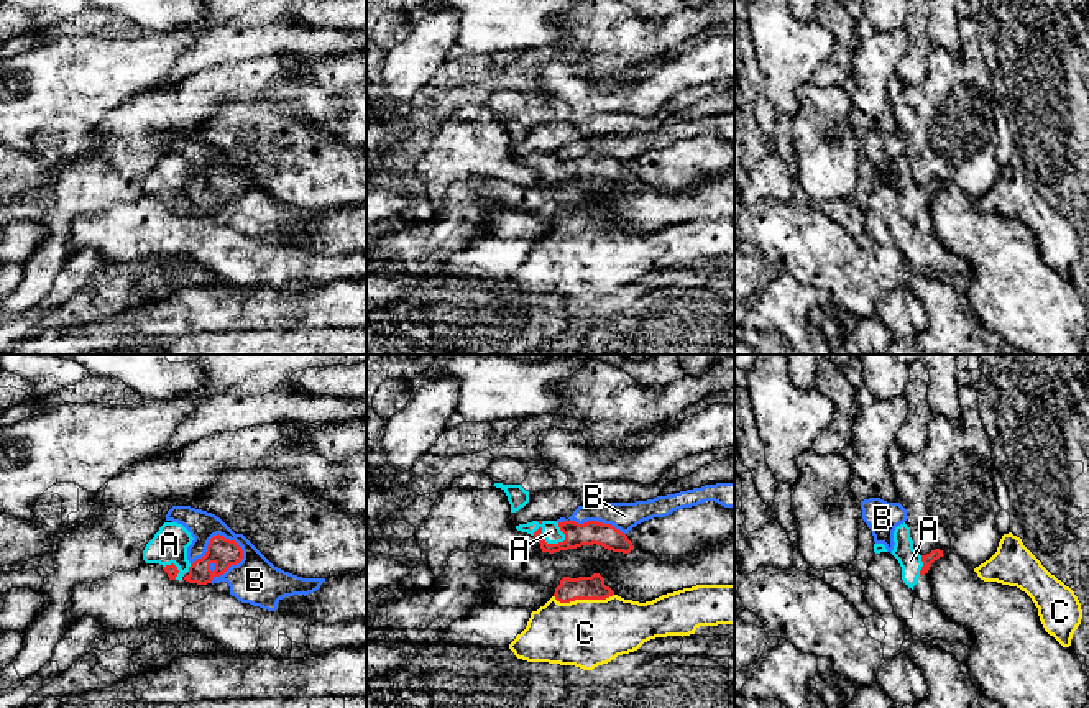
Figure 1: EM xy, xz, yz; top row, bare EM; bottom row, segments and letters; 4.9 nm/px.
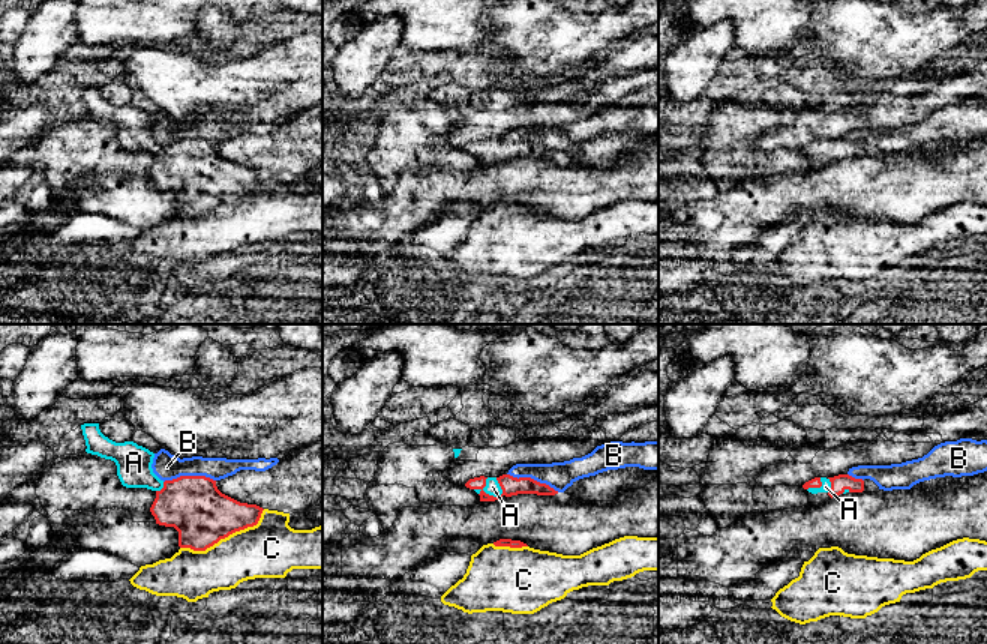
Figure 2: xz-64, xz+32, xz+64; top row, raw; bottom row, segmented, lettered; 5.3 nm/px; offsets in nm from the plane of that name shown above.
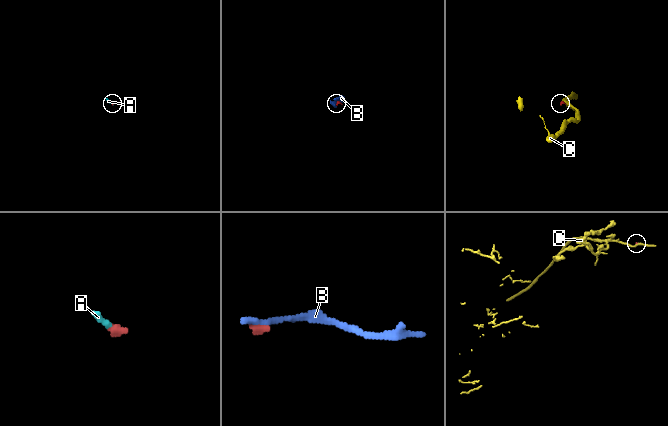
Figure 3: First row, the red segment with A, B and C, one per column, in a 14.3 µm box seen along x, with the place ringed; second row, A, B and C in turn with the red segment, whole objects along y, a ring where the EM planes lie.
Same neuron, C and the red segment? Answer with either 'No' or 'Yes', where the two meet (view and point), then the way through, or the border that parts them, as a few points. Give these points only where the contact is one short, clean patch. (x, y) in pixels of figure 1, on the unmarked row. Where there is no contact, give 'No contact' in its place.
Yes. Touches red at xz (583, 230)

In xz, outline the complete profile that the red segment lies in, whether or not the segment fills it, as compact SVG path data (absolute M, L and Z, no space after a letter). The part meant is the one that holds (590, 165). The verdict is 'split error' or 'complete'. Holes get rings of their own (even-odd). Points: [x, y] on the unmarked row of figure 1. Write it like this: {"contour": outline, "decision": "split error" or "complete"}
{"contour": "M532 153L516 158L517 163L534 168L542 184L560 184L581 177L601 177L613 184L629 186L634 177L624 164L611 156L588 153L578 156L575 153Z", "decision": "split error"}

